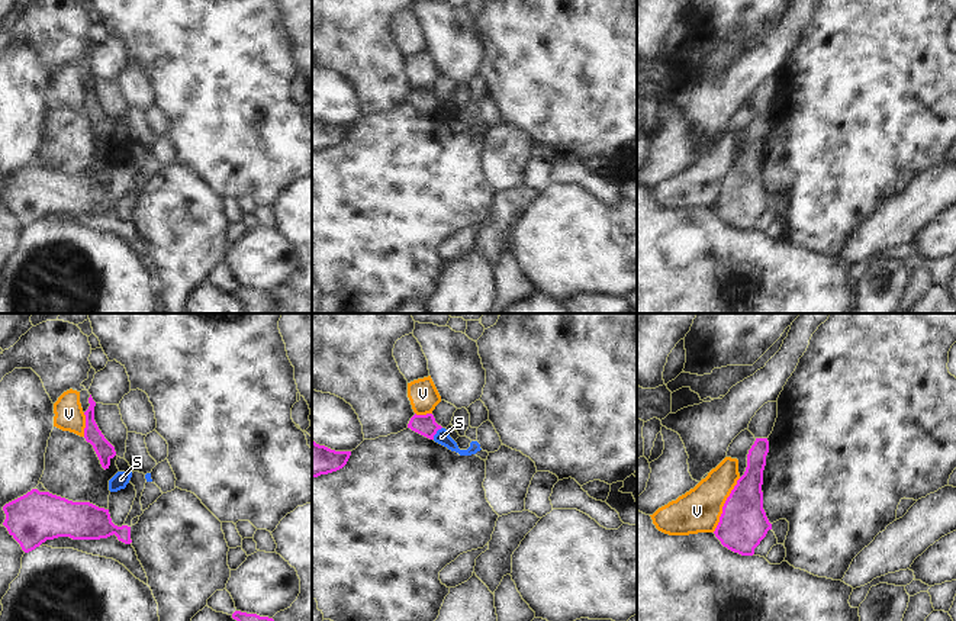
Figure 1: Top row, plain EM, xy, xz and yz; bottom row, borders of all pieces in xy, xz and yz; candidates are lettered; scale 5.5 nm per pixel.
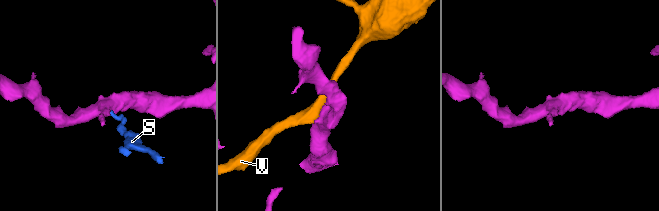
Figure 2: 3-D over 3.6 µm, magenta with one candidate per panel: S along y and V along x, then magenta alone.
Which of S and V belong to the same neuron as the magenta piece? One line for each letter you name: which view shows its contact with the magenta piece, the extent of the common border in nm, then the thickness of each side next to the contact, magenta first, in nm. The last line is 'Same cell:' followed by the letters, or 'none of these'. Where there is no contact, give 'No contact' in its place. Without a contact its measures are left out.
Same cell: none of these

